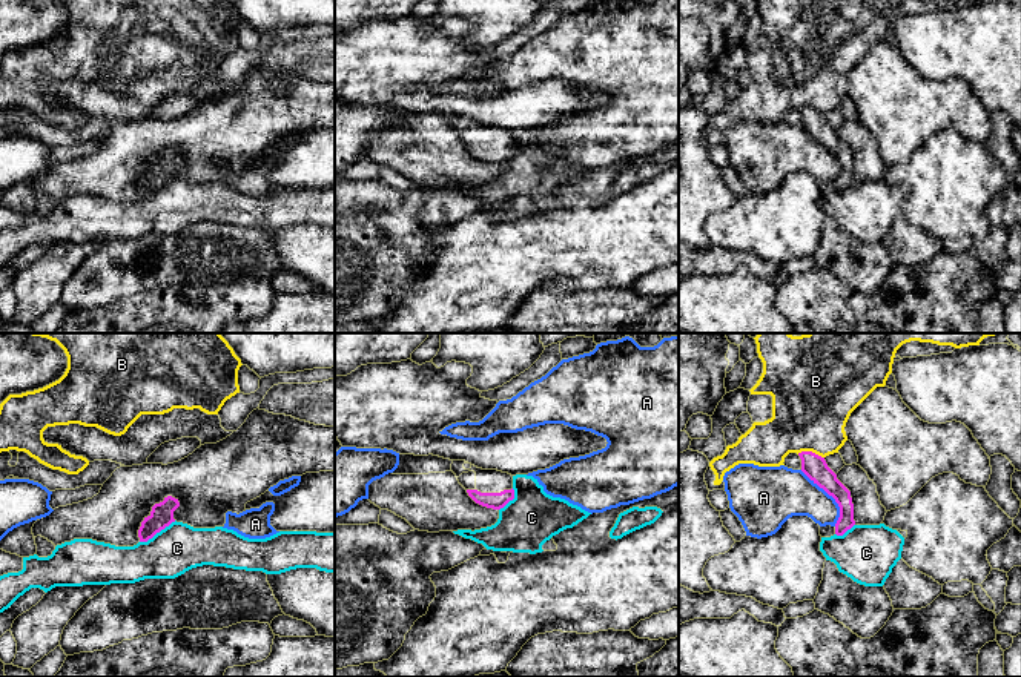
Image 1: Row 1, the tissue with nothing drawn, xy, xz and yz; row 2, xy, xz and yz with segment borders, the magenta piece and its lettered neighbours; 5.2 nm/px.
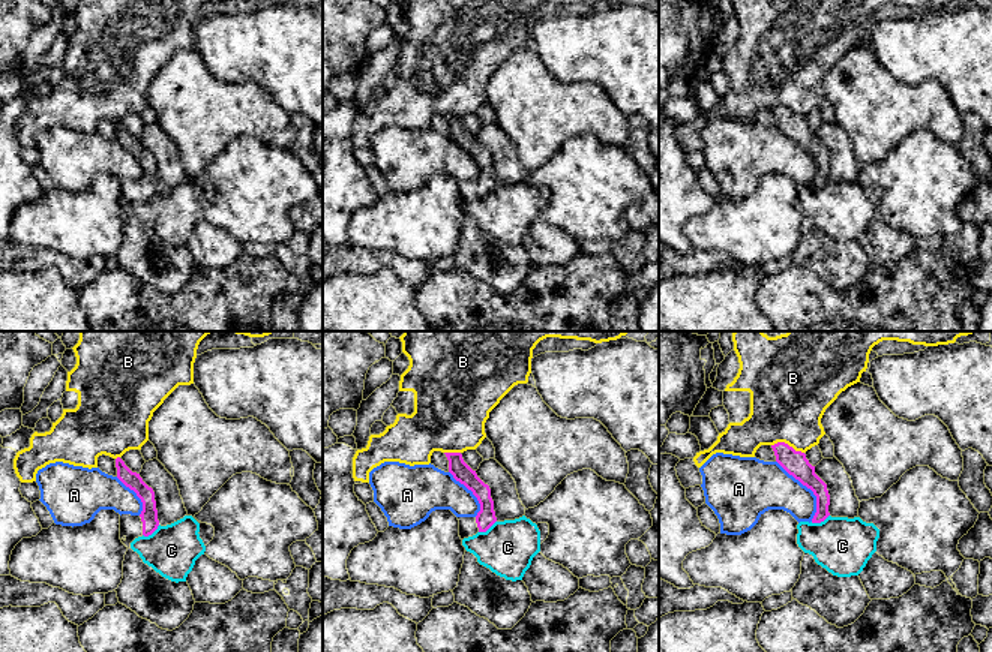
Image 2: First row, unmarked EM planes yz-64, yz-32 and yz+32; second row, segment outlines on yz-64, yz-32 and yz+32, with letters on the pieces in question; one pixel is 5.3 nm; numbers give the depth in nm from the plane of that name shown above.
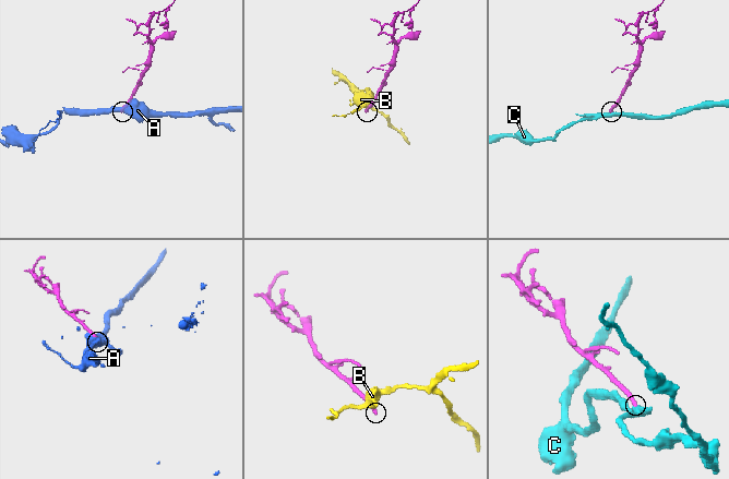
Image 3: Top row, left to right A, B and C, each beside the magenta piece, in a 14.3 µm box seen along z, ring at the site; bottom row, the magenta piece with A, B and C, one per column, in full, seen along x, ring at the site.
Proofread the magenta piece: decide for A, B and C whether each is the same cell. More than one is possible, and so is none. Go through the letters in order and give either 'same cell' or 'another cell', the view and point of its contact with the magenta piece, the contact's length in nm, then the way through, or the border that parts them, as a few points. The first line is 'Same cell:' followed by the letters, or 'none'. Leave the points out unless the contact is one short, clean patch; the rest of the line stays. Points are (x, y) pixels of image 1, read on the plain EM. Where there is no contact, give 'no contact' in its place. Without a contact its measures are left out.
Same cell: none
A: another cell | yz (831, 151) | 340 nm
B: another cell | yz (811, 108) | 150 nm
C: another cell | xy (157, 188) | 220 nm | along xy (175, 177), (140, 198)

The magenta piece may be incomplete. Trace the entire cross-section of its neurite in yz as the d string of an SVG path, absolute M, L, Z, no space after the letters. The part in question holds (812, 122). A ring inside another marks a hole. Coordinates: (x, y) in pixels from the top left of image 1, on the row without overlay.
M801 107L798 112L801 115L801 127L832 152L840 163L840 173L837 180L834 183L820 183L820 192L843 192L855 181L851 147L837 135L837 130L828 123L824 114L812 107Z

